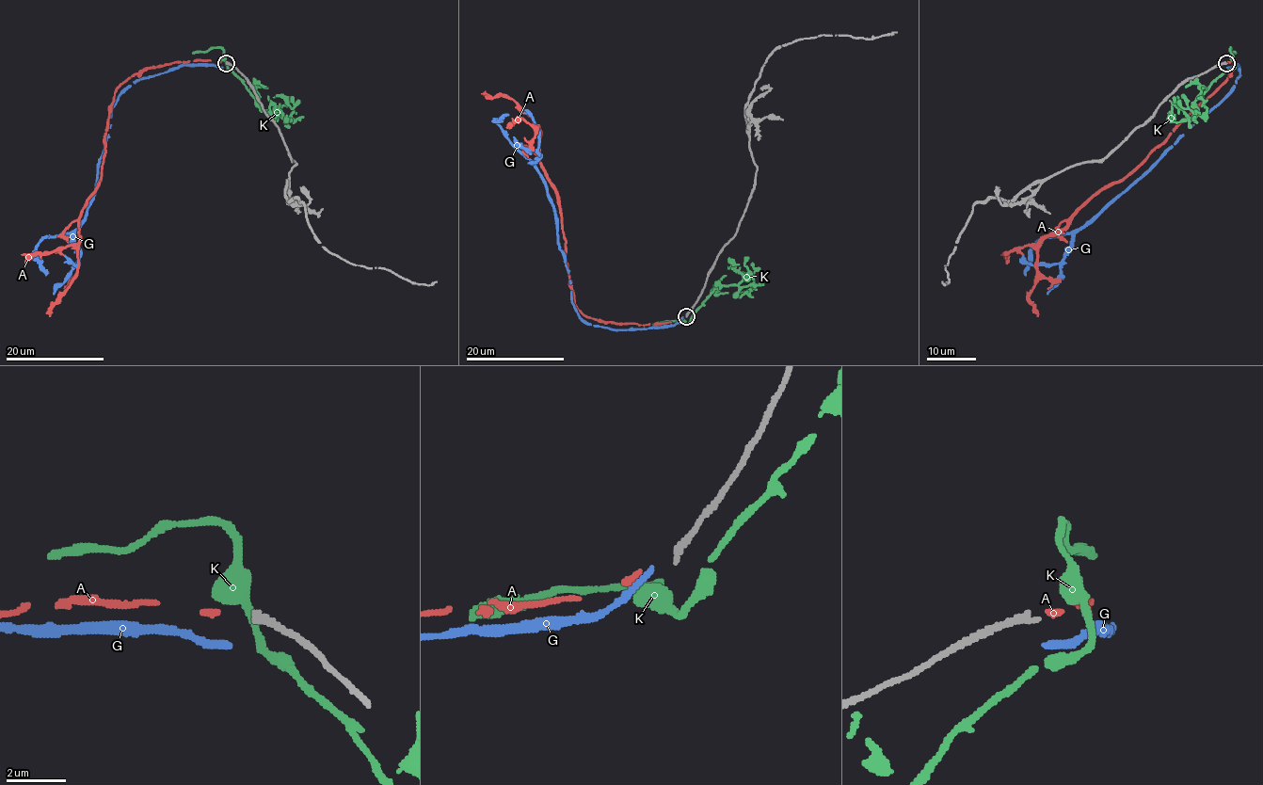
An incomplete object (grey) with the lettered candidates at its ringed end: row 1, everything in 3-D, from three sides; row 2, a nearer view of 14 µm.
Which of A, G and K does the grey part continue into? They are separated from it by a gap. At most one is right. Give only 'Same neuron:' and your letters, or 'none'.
Same neuron: A

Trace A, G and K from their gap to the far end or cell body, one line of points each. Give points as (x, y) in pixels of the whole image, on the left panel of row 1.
A: (220, 62), (193, 61), (143, 68), (116, 88), (105, 131), (102, 177), (79, 217), (76, 276), (49, 316)
G: (223, 67), (180, 64), (119, 94), (86, 217), (74, 230), (38, 244), (37, 262), (46, 275)
K: (224, 59), (263, 109), (277, 112), (281, 117), (282, 115), (273, 104), (269, 112), (274, 117), (279, 115)

